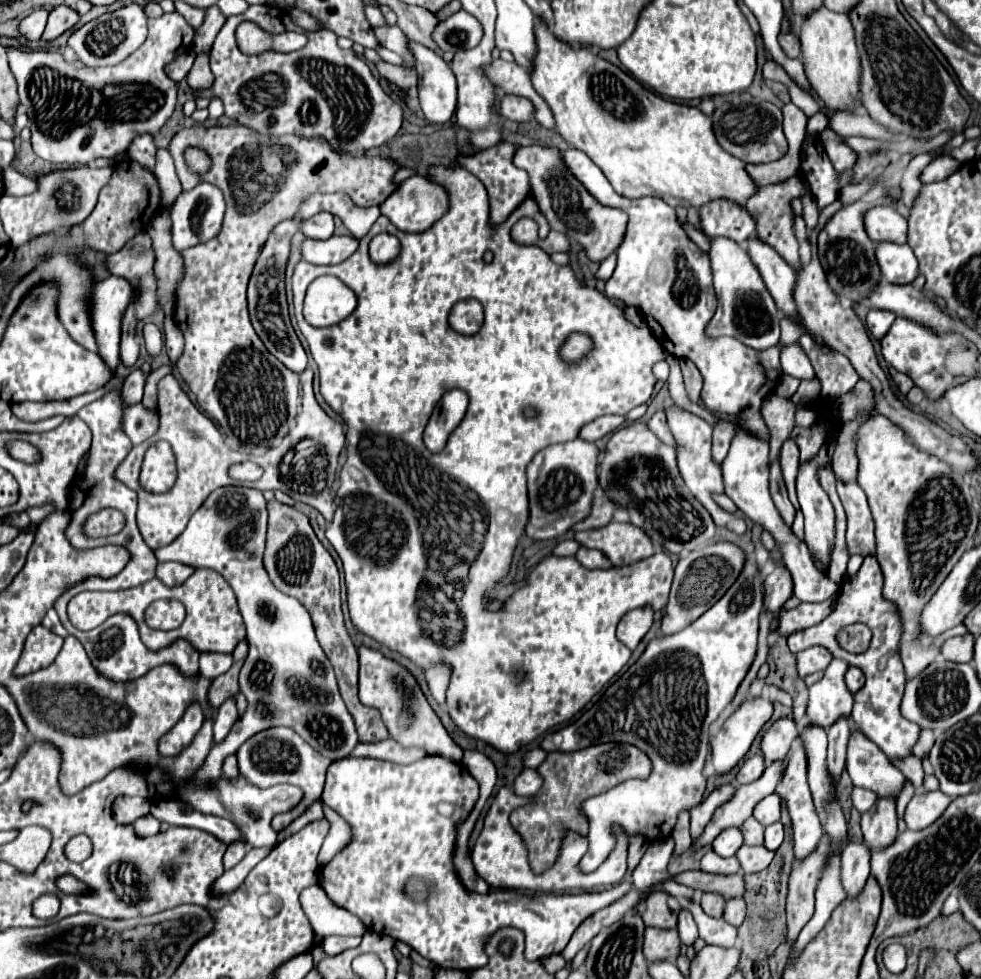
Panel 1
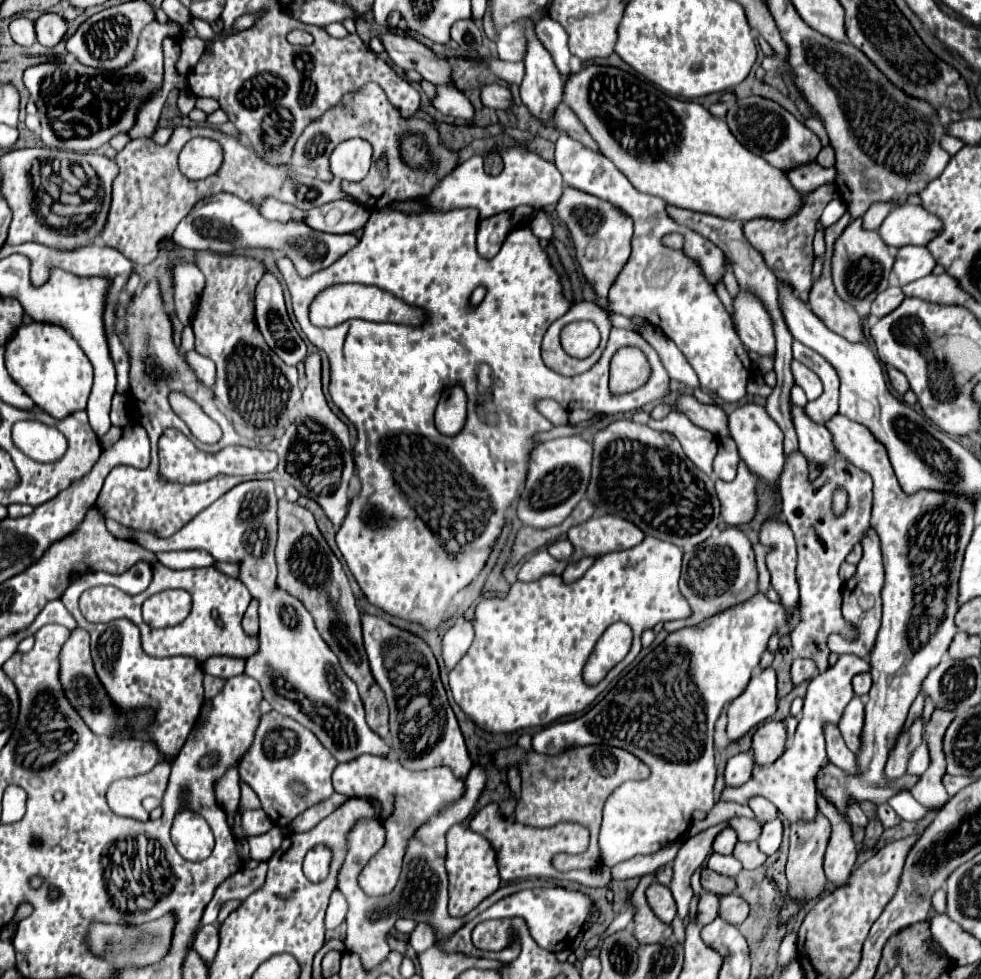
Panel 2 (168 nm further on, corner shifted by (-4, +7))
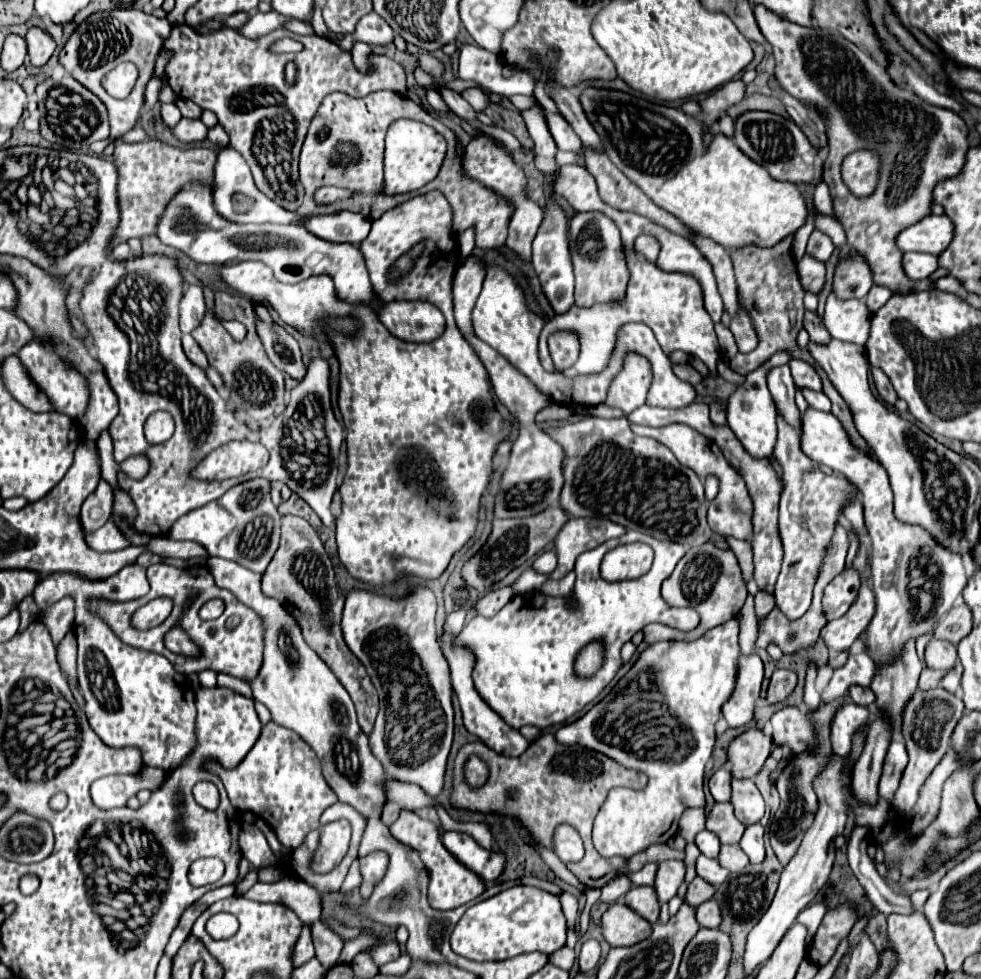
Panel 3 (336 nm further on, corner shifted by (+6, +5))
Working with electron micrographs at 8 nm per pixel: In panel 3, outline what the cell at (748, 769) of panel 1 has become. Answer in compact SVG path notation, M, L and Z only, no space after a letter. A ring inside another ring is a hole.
M722 766L712 774L712 778L708 780L708 788L710 788L710 794L714 796L716 802L730 800L730 788L732 788L730 782L732 782L732 774L730 774L728 766Z

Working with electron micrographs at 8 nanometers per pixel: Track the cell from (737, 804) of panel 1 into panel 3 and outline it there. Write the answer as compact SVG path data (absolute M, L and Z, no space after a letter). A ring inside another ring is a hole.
M666 860L658 864L654 888L662 904L670 902L678 894L678 888L684 882L684 874L686 874L684 860Z

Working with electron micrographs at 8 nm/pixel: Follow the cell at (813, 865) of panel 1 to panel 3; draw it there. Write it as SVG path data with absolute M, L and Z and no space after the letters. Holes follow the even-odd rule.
M842 700L838 702L832 702L832 704L822 704L818 712L814 712L812 718L812 724L816 726L816 732L820 736L820 748L818 748L818 754L816 756L804 756L804 754L798 754L794 756L794 760L790 760L790 764L786 766L786 770L780 774L780 780L778 780L778 792L780 792L780 808L778 812L774 814L772 818L772 824L770 824L770 844L772 844L772 850L774 854L778 856L778 860L782 864L790 862L794 852L798 850L806 830L810 828L812 820L814 820L814 812L816 812L816 794L812 790L812 780L816 778L816 774L822 770L822 764L826 760L826 756L832 752L830 748L830 720L836 712L836 708L842 704Z

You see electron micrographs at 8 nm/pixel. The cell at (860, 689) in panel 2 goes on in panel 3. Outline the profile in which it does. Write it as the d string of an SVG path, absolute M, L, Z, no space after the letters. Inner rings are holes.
M852 686L848 688L848 698L854 702L854 704L860 704L860 706L870 706L874 702L874 692L870 688L862 688L862 686Z

